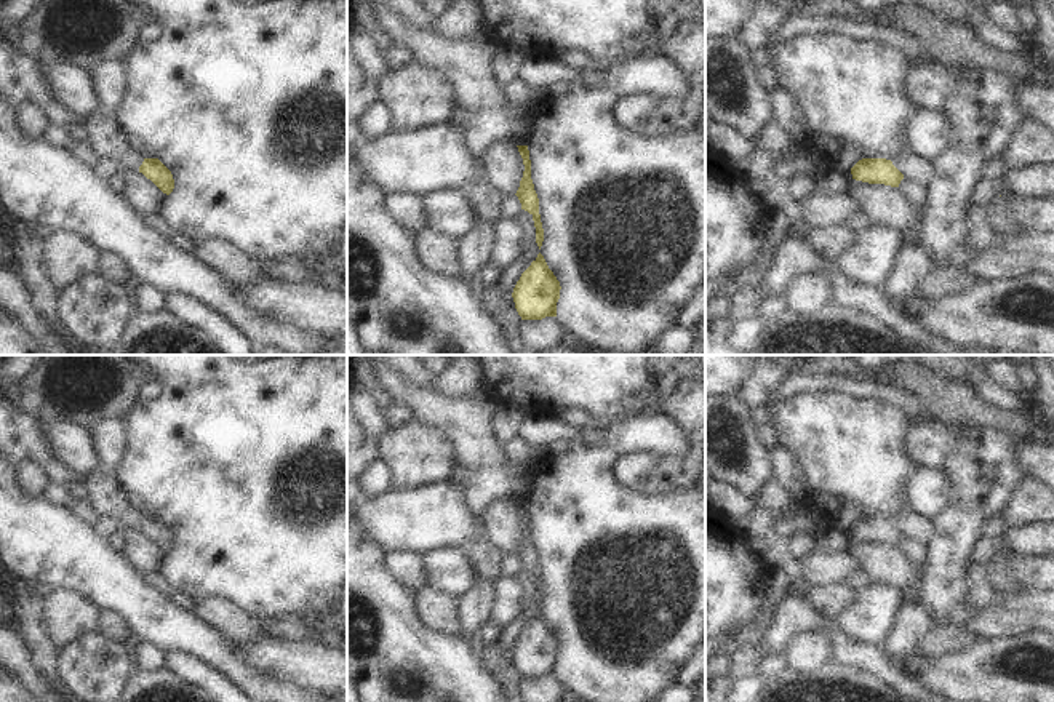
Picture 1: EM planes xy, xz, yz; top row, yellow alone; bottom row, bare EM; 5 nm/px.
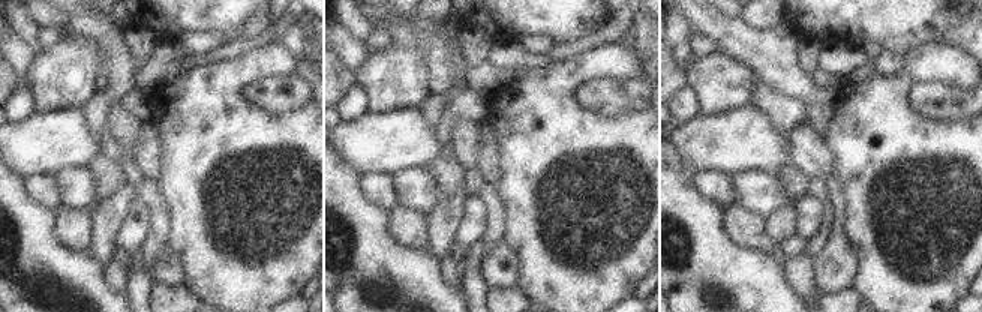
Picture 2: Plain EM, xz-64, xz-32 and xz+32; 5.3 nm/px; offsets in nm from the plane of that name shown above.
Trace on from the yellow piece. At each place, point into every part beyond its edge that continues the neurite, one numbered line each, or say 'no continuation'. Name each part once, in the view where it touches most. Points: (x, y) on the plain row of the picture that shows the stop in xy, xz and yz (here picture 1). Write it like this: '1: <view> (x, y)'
1: xy (107, 493)

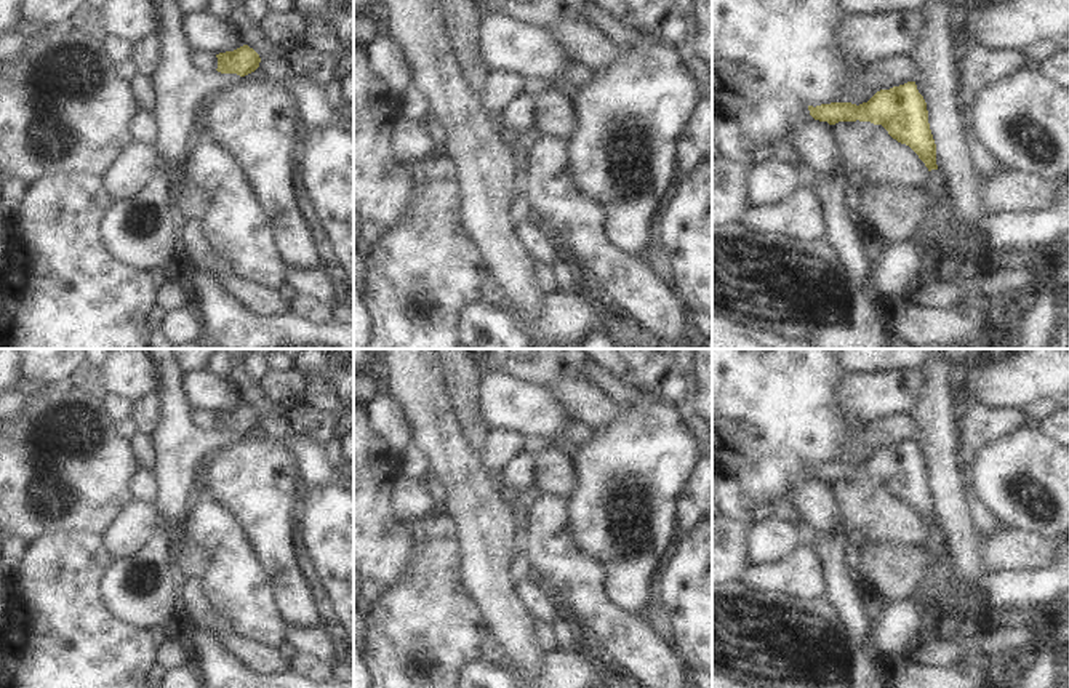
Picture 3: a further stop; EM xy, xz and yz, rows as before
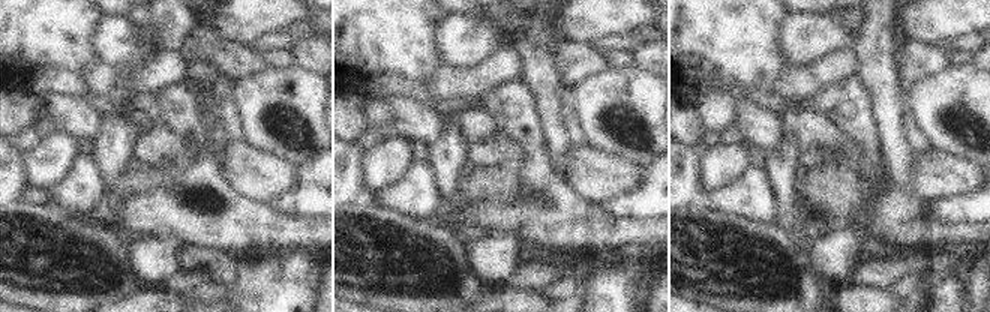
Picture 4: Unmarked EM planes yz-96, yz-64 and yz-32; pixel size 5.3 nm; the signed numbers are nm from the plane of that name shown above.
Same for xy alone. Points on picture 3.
no continuation

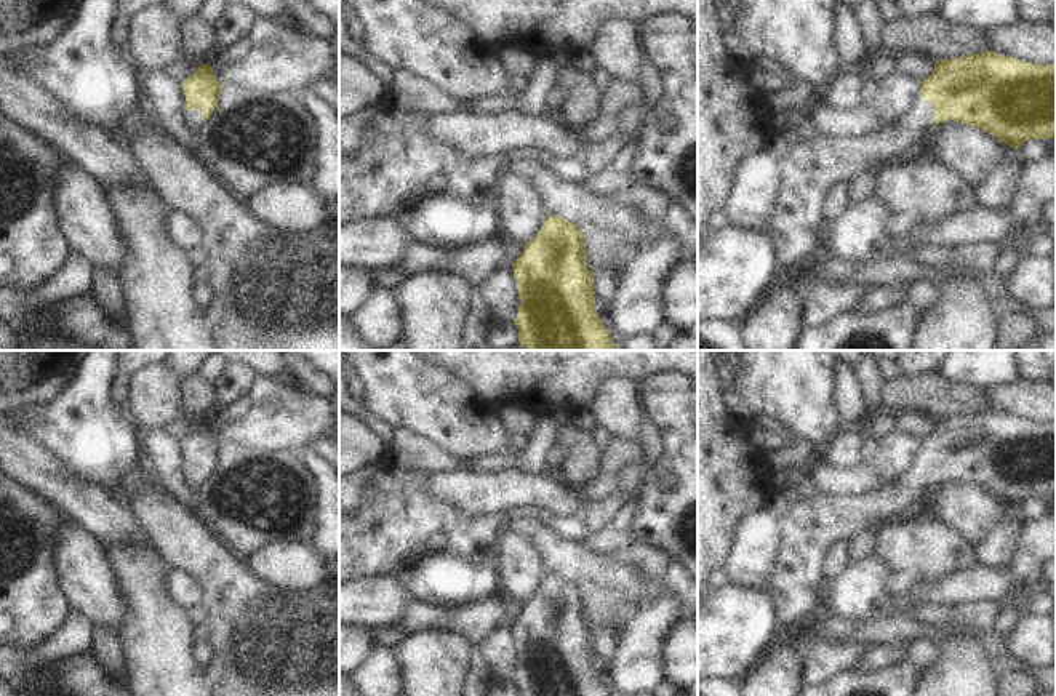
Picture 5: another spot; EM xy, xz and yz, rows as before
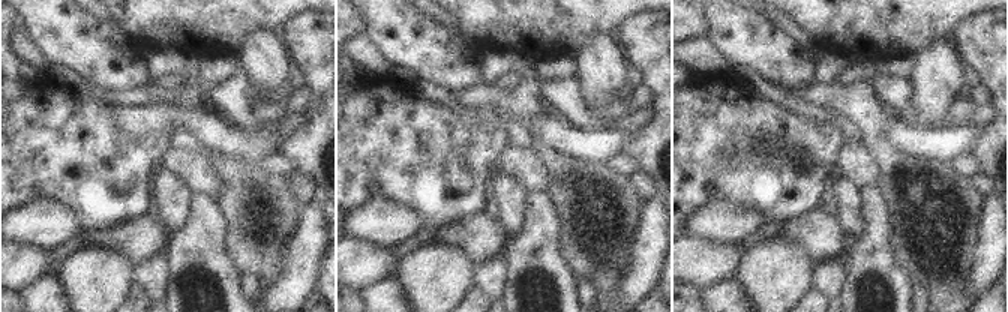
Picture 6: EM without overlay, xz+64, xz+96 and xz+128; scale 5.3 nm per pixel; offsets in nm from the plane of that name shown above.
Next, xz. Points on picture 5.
no continuation

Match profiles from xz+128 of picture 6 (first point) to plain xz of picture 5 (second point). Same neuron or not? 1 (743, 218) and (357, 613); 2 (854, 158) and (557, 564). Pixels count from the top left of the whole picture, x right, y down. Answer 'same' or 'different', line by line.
1: same
2: same

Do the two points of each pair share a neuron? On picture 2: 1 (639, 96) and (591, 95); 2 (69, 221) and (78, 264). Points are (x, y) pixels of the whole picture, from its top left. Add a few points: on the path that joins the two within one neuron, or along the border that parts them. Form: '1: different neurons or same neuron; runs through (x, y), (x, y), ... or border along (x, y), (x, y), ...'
1: same neuron; runs through (627, 95), (603, 95)
2: different neurons; border along (59, 216), (59, 237), (74, 248), (87, 251)

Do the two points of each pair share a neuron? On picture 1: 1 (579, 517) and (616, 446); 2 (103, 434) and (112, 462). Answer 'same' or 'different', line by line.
1: same
2: same

